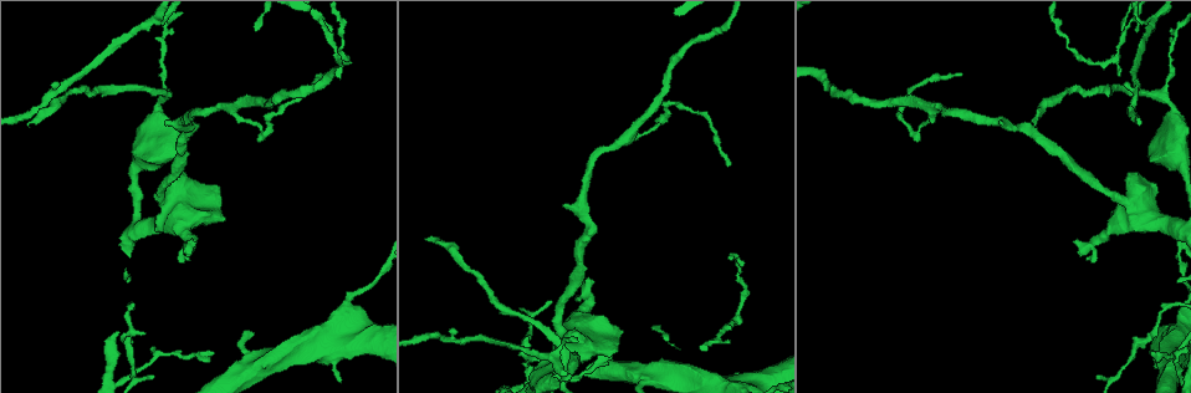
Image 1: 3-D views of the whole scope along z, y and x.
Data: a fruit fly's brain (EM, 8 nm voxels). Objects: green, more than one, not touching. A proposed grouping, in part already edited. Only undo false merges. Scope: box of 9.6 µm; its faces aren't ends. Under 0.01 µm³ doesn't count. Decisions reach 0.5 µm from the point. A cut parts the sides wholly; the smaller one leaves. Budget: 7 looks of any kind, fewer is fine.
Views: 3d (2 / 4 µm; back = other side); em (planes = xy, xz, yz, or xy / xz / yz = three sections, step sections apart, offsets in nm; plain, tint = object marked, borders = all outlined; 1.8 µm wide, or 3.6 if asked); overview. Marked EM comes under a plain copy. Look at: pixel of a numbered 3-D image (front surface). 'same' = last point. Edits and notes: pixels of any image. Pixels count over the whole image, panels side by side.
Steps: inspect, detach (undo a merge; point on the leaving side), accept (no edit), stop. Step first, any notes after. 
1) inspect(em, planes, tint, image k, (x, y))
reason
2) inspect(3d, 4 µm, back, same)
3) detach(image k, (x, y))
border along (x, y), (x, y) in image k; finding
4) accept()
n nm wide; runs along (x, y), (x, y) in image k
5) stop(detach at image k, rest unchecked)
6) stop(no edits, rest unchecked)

inspect(3d, 4 µm, image 1, (1110, 194))
sudden change in width

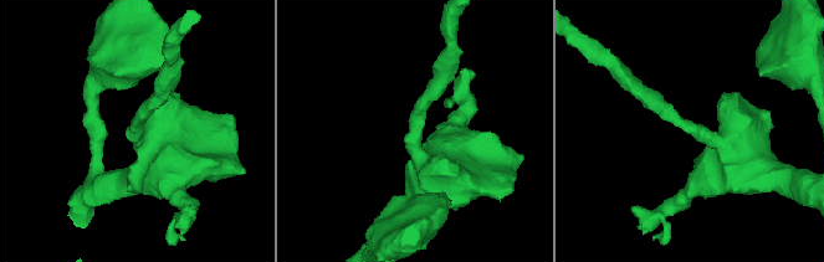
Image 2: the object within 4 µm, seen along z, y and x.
inspect(em, xz, step 16, tint, image 2, (133, 131))
now the EM

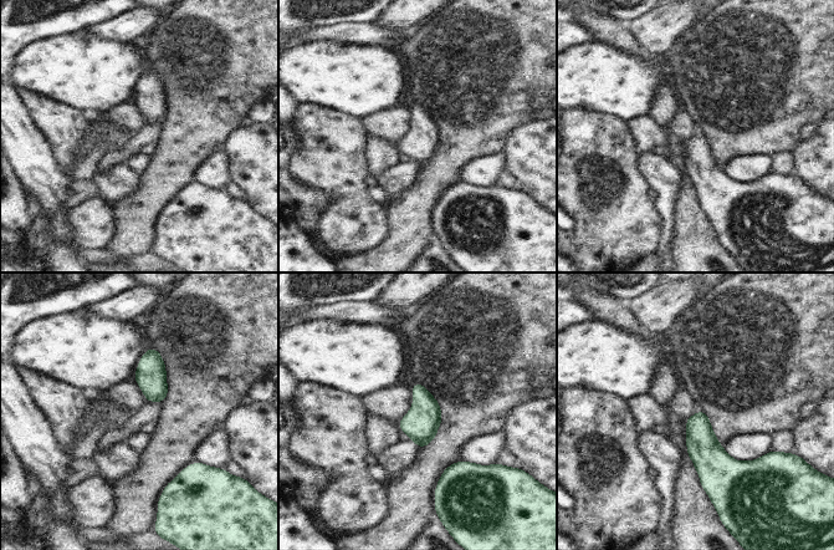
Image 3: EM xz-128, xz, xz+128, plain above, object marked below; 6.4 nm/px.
accept()
continuous, no second cell

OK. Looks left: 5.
inspect(em, yz, step 4, tint, image 1, (624, 140))

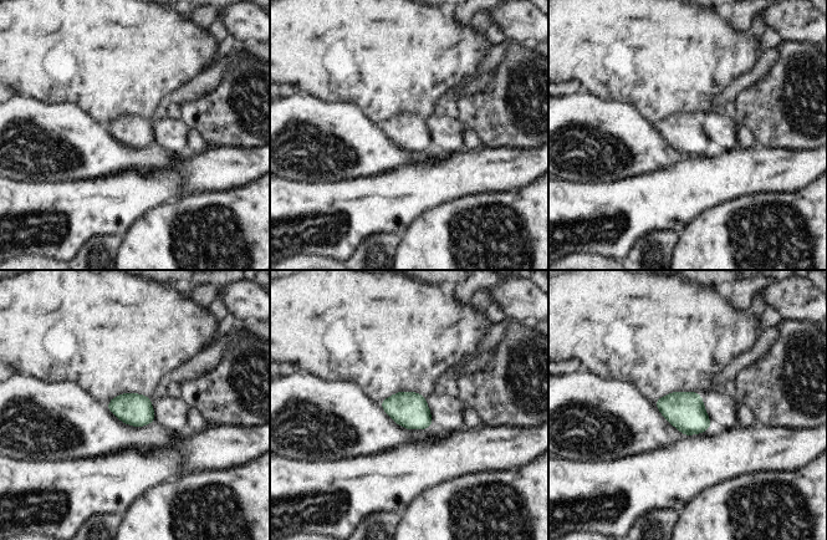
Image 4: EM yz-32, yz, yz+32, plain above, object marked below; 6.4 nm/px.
inspect(em, planes, tint, same)

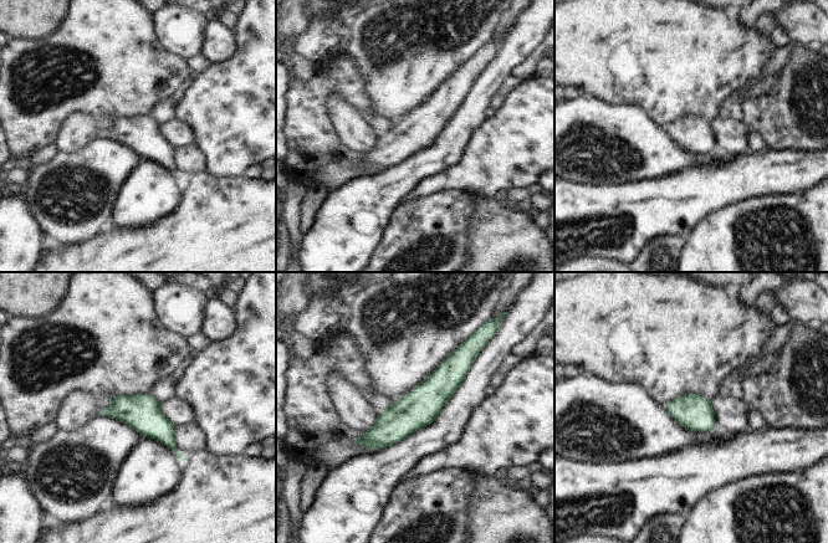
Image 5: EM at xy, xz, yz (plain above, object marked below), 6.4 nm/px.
accept()
240 nm wide; one cell here

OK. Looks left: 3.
inspect(em, yz, step 4, tint, image 1, (1154, 18))

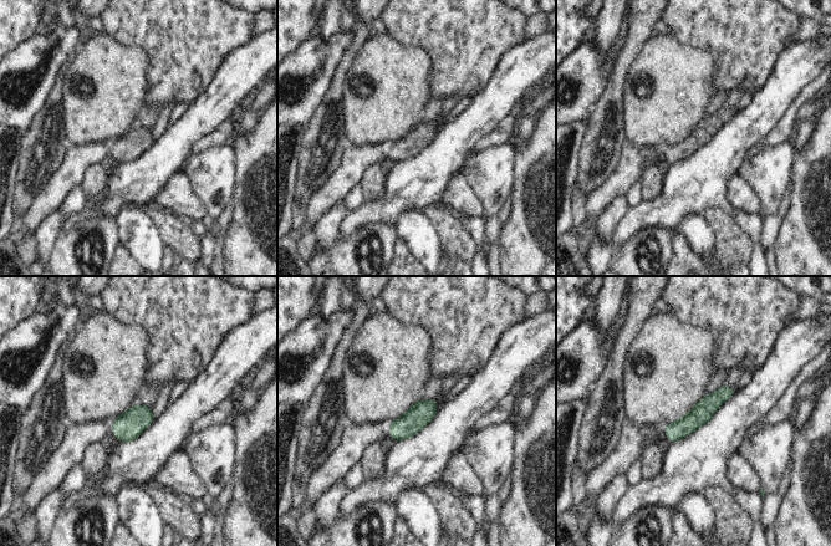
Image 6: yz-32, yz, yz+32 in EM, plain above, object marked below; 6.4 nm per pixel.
inspect(em, planes, tint, same)

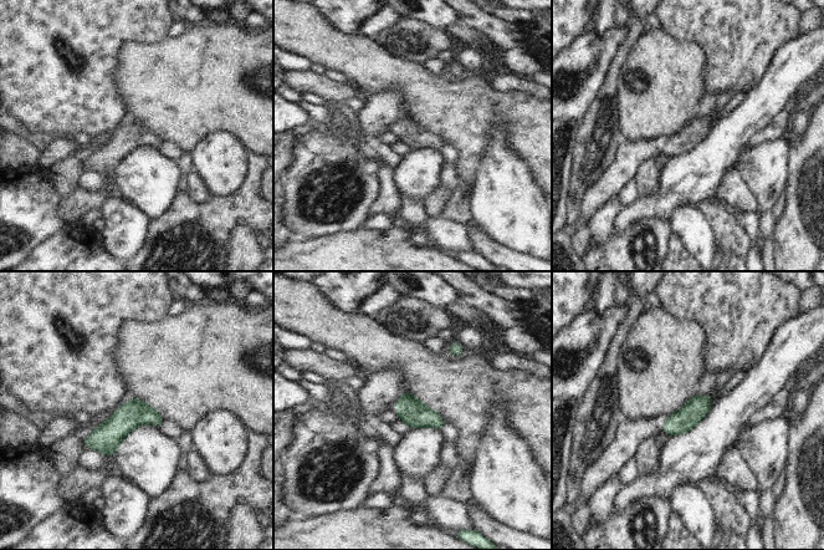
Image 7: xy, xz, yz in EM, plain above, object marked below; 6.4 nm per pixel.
accept()
runs along (159, 417), (127, 417), (86, 444) in image 7; all the same cell

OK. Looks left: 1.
stop(no edits, rest unchecked)

